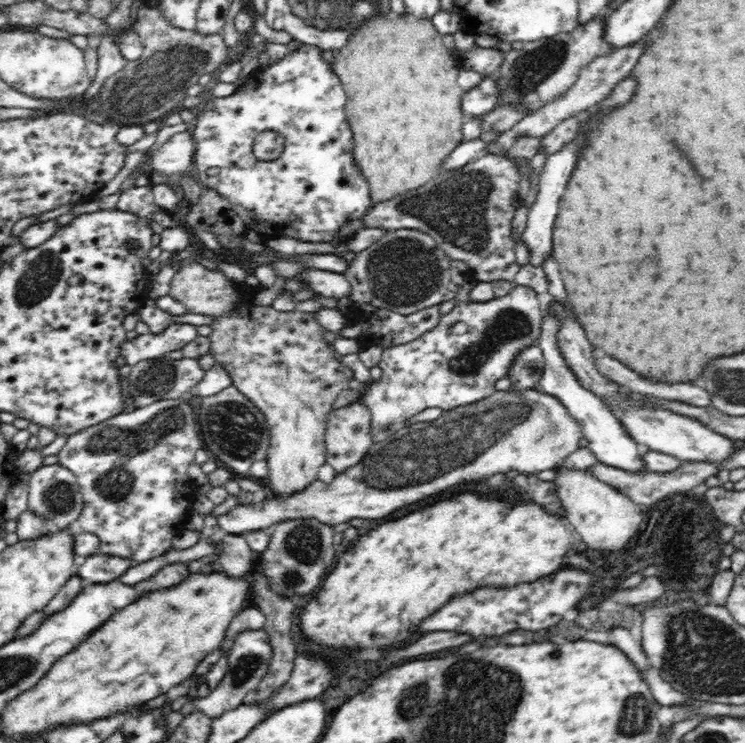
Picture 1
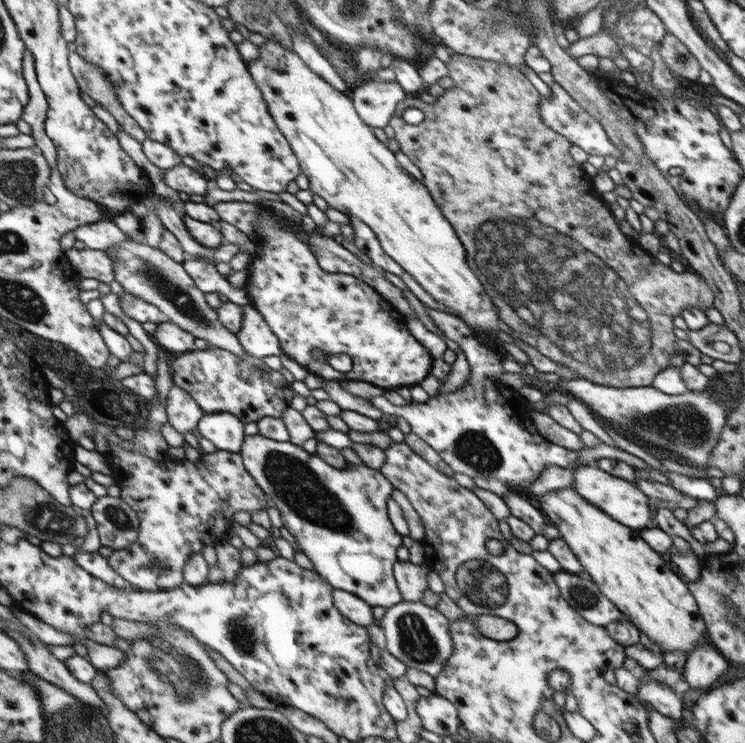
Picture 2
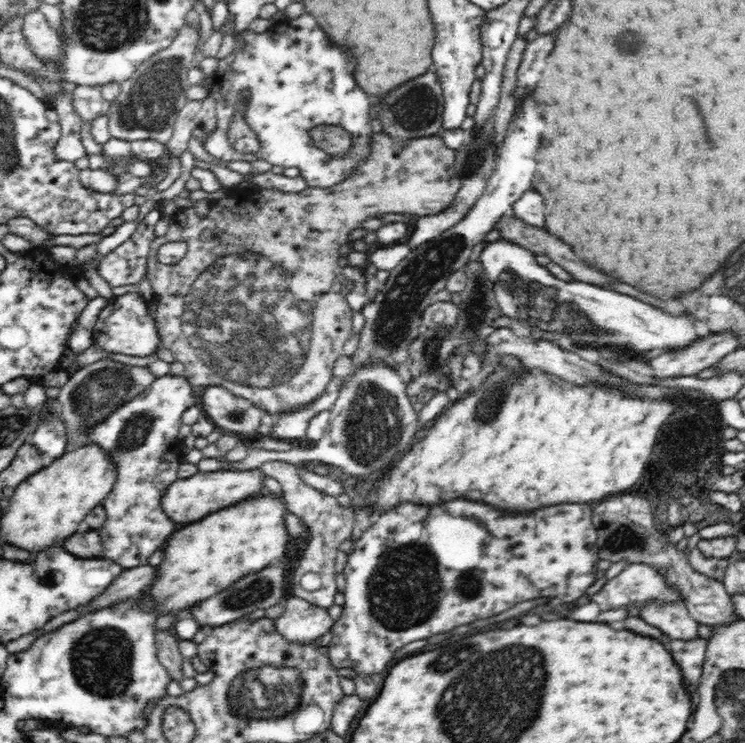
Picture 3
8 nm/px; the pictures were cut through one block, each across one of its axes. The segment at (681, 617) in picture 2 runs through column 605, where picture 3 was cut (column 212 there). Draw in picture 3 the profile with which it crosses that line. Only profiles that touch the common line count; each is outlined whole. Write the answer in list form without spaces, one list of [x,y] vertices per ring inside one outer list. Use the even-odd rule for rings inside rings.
[[[263,490],[260,496],[248,502],[234,504],[200,522],[184,525],[168,539],[163,549],[164,558],[156,566],[158,574],[139,595],[140,601],[158,609],[156,616],[164,613],[177,616],[178,612],[190,610],[192,605],[214,597],[240,578],[275,564],[290,546],[285,524],[288,512],[283,496],[271,496]]]

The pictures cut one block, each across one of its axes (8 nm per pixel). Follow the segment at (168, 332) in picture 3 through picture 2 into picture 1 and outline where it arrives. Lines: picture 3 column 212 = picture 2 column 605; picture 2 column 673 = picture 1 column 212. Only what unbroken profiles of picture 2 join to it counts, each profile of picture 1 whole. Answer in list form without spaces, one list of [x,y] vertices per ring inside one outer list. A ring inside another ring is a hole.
[[[189,260],[184,261],[176,267],[169,295],[174,297],[176,301],[181,302],[187,308],[188,313],[212,316],[212,333],[207,336],[211,341],[209,353],[214,357],[215,364],[219,364],[226,369],[226,372],[232,379],[233,385],[262,411],[262,414],[266,419],[266,424],[269,430],[268,433],[270,435],[270,449],[268,449],[266,458],[269,474],[264,483],[272,488],[274,495],[286,497],[296,494],[296,492],[306,490],[306,487],[312,485],[312,482],[315,482],[318,478],[320,468],[322,468],[324,463],[326,463],[325,434],[328,426],[328,416],[332,412],[332,406],[334,406],[334,400],[338,398],[338,394],[340,394],[342,390],[349,387],[347,376],[344,374],[345,366],[338,361],[338,359],[336,359],[335,352],[332,351],[328,343],[326,343],[326,338],[322,333],[324,332],[325,328],[322,327],[318,321],[316,321],[316,315],[314,315],[314,312],[301,312],[300,310],[295,309],[293,311],[282,312],[274,309],[272,305],[268,307],[256,307],[256,305],[253,304],[252,298],[255,296],[255,293],[258,293],[260,290],[261,288],[253,280],[246,282],[235,282],[232,279],[228,279],[224,273],[206,262]]]

